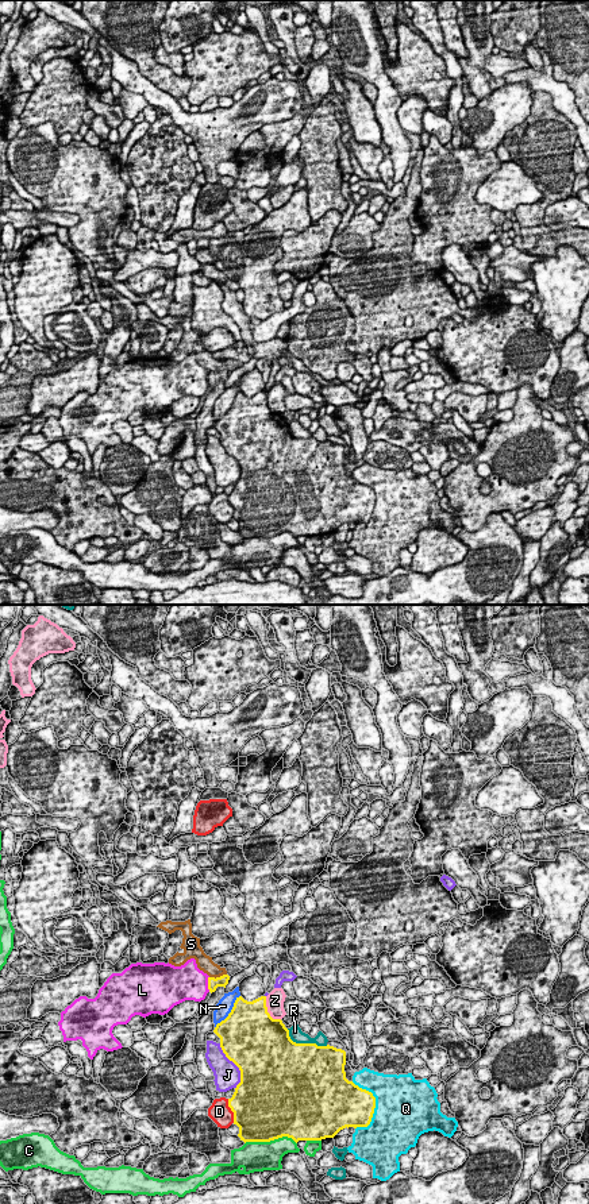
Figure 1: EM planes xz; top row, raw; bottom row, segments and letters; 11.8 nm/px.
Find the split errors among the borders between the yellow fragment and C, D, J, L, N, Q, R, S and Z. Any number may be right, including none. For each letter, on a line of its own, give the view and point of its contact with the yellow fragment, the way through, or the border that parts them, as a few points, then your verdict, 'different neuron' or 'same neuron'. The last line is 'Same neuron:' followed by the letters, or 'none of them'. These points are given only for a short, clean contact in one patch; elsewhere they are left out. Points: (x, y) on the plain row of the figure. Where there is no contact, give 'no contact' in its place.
C: meets yellow in xz at (270, 535); different neuron
D: meets yellow in xz at (231, 505); different neuron
J: meets yellow in xz at (237, 460); different neuron
L: meets yellow in xz at (208, 379); border along xz (208, 371), (210, 386); different neuron
N: meets yellow in xz at (230, 408); different neuron
Q: meets yellow in xz at (374, 496); different neuron
R: meets yellow in xz at (304, 439); different neuron
S: meets yellow in xz at (218, 373); runs through xz (214, 378), (218, 373), (204, 358); same neuron
Z: meets yellow in xz at (266, 406); different neuron
Same neuron: S

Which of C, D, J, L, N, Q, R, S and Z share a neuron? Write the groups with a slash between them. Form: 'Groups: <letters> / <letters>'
Groups: C / D / J / L / N / Q / R / S / Z

